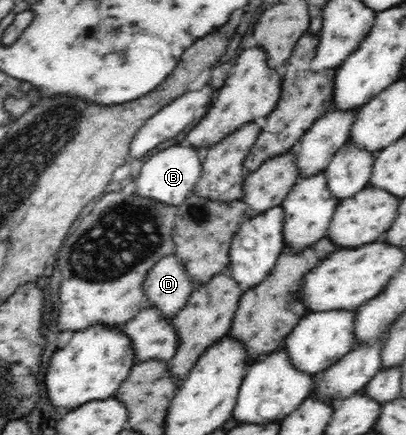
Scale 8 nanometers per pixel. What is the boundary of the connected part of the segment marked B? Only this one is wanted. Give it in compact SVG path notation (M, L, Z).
M176 144L171 148L162 150L144 161L137 179L135 190L140 195L153 198L158 202L165 202L166 205L180 207L193 194L193 188L201 177L203 152L193 144Z

